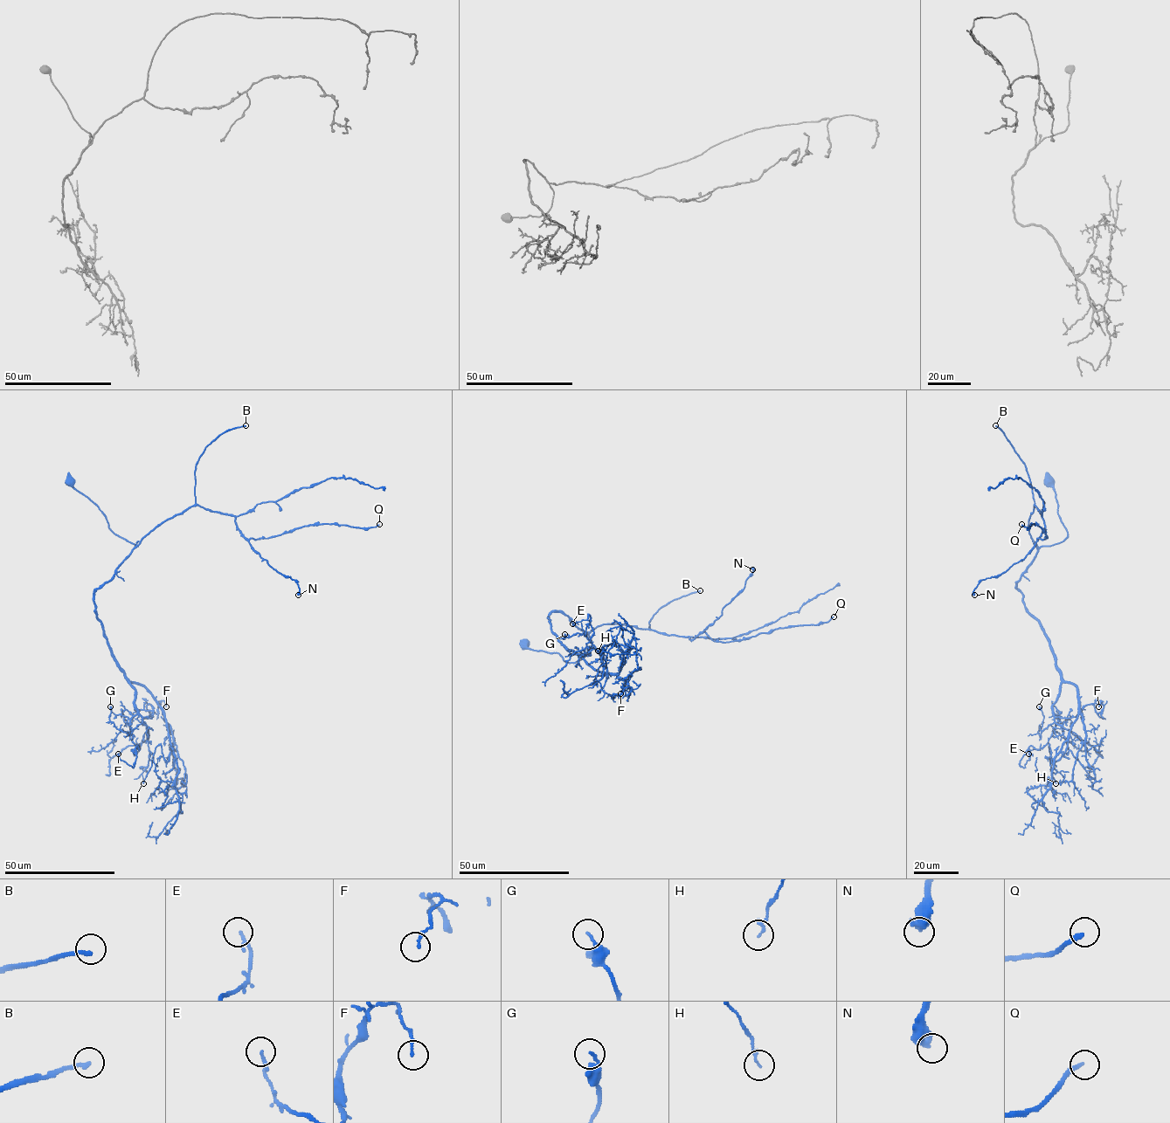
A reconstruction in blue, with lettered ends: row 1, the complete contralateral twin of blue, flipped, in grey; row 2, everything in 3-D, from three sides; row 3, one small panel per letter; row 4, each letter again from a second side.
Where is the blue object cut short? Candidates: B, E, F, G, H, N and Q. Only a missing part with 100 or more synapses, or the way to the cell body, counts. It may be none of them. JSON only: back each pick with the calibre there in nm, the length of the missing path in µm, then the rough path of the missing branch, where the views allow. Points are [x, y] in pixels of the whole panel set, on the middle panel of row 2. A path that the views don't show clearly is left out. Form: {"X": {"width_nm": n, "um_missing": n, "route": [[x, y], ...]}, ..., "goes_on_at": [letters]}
{"B": {"width_nm": 200, "um_missing": 200}, "goes_on_at": ["B"]}

